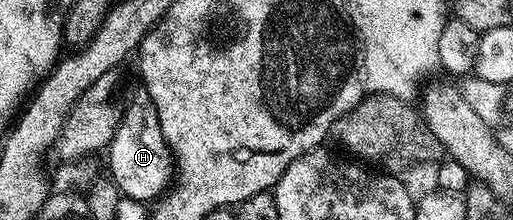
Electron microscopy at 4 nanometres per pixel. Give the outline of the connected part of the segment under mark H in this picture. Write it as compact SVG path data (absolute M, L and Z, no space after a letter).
M137 87L132 101L122 108L120 125L111 144L106 149L110 179L120 187L127 199L141 202L155 201L169 187L174 176L172 151L164 140L160 123L156 117L156 107L144 87Z

